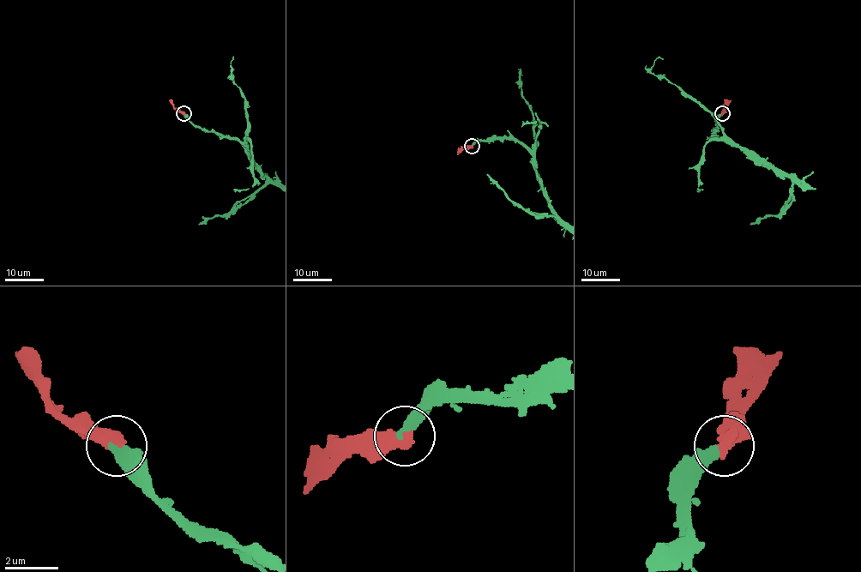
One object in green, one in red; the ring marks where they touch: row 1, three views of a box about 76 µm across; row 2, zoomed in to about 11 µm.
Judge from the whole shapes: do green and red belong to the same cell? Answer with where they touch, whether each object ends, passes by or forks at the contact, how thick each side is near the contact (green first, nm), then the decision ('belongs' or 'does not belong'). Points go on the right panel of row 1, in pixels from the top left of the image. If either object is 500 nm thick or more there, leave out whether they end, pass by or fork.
(722, 113) | 360/550 nm | belongs

